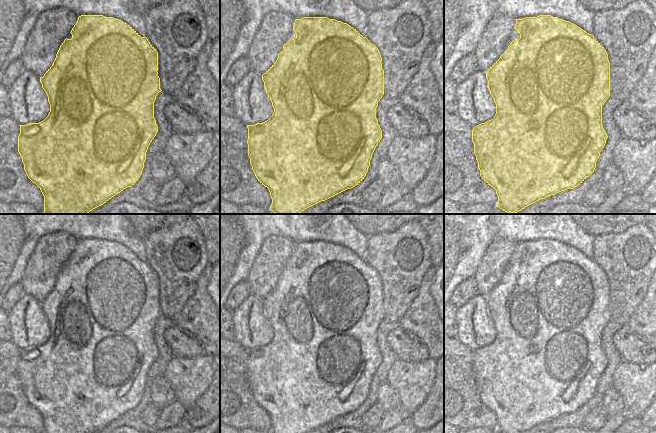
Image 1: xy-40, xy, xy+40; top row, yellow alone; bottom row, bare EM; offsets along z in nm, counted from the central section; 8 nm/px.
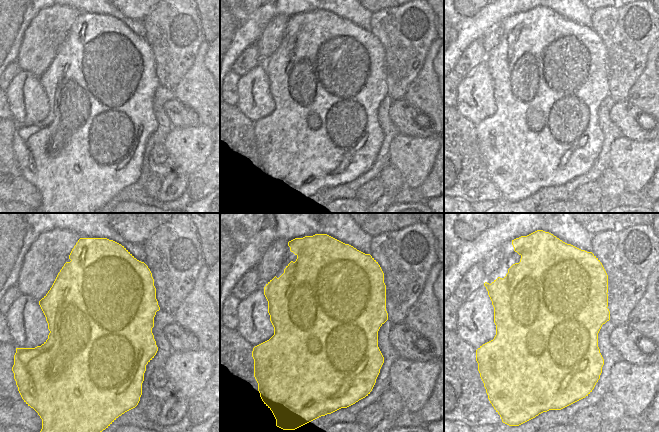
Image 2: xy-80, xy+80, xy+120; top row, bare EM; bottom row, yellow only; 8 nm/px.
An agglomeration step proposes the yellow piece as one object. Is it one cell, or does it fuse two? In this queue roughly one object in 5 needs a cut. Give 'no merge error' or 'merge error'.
no merge error

